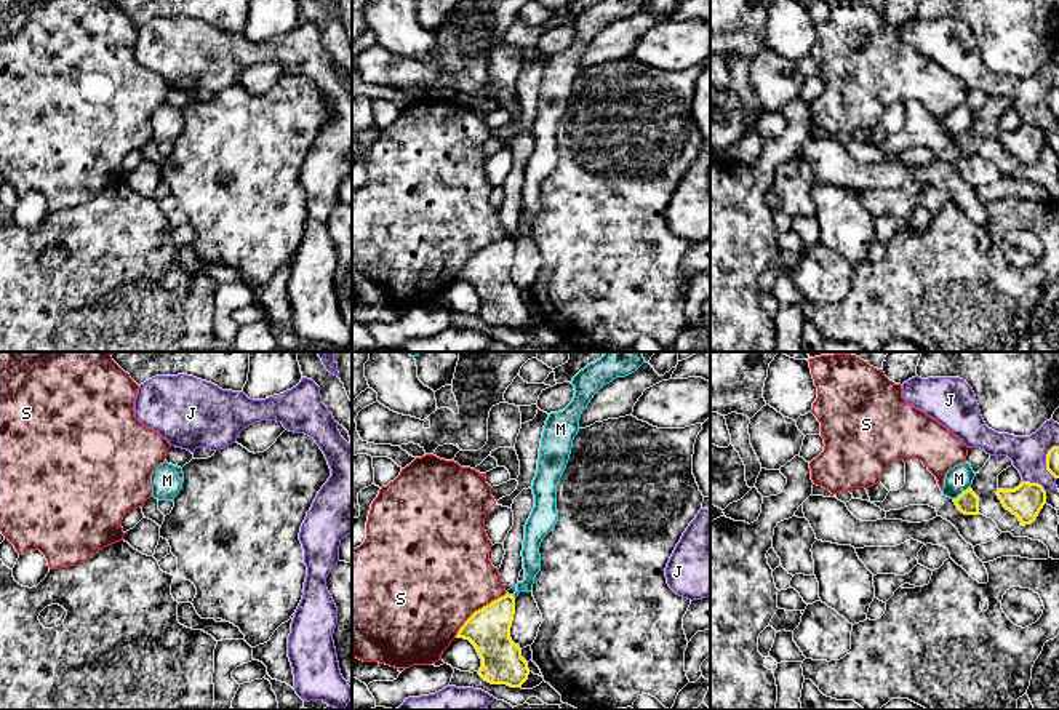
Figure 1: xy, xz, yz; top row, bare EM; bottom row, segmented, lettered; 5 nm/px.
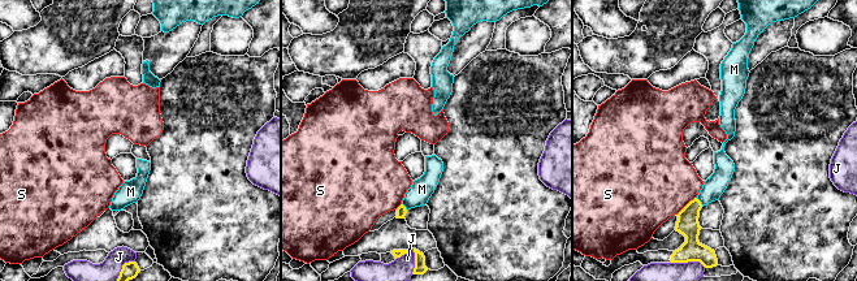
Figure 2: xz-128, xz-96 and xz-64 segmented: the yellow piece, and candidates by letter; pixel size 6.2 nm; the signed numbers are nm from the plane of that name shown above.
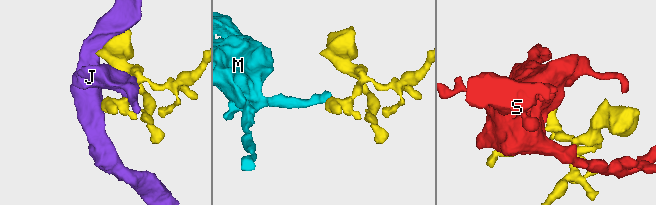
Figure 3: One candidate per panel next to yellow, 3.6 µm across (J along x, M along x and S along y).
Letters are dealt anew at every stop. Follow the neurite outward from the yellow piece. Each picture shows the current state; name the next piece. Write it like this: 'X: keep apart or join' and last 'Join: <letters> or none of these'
J: keep apart
M: keep apart
S: keep apart
Join: none of these

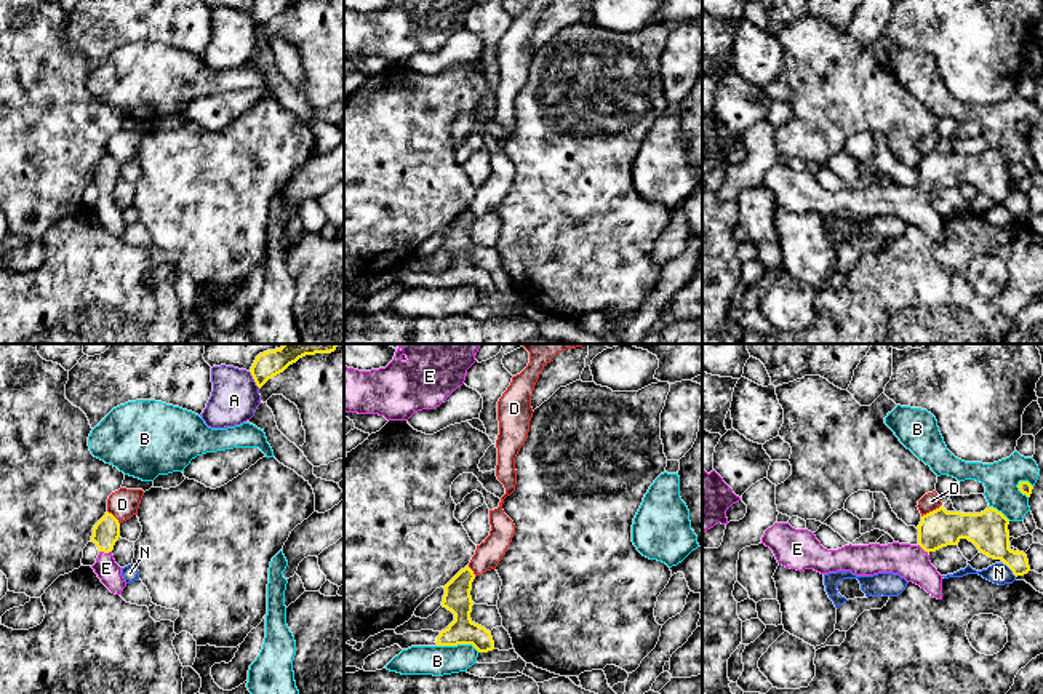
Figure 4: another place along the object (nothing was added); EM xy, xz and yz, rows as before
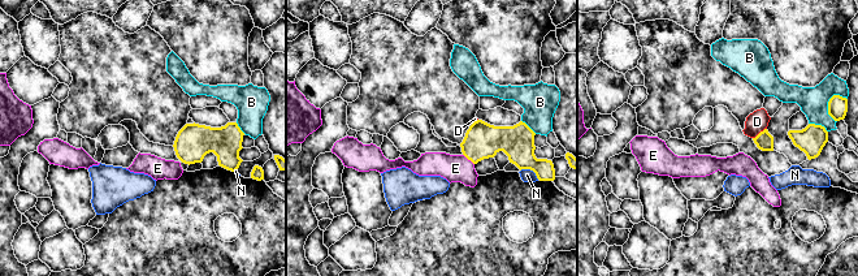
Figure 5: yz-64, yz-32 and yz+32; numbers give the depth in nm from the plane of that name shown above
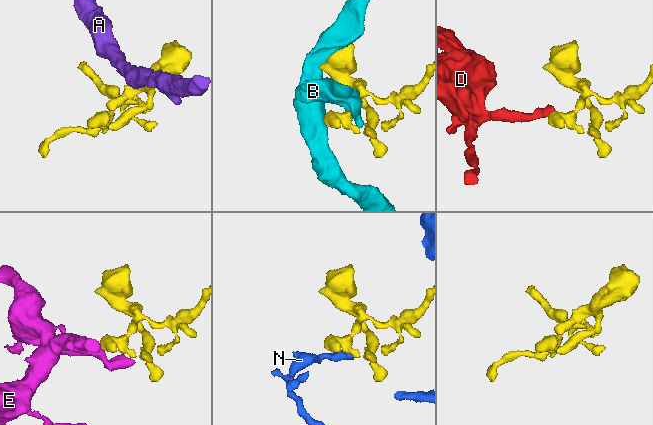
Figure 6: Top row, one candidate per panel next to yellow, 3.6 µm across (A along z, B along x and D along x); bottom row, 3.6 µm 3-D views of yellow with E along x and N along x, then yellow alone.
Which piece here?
A: keep apart
B: keep apart
D: keep apart
E: join
N: keep apart
Join: E

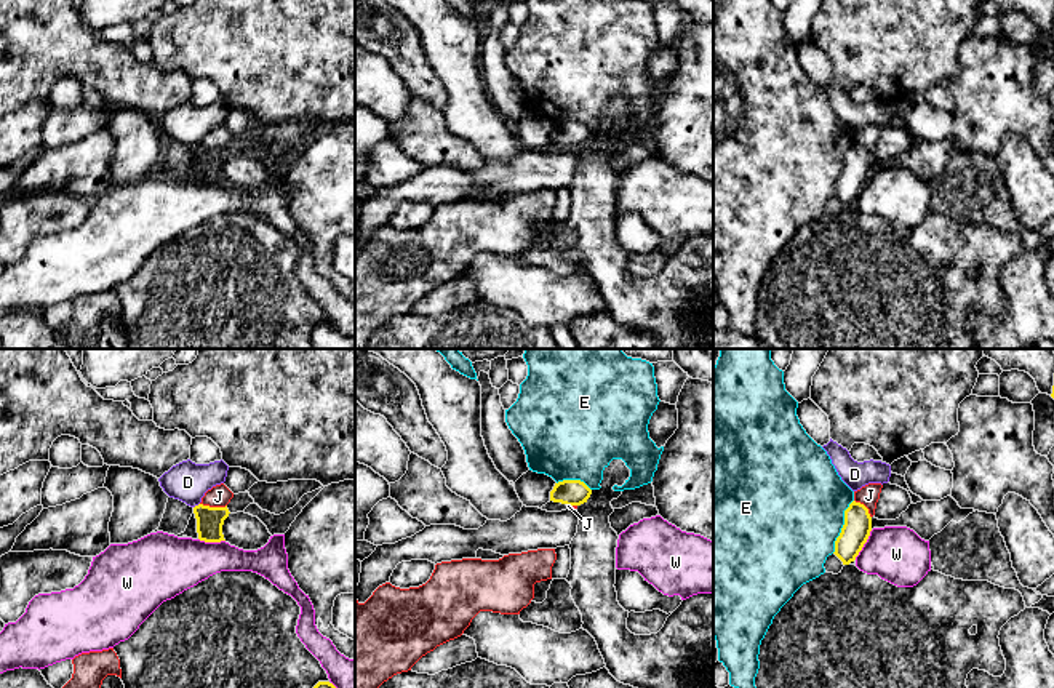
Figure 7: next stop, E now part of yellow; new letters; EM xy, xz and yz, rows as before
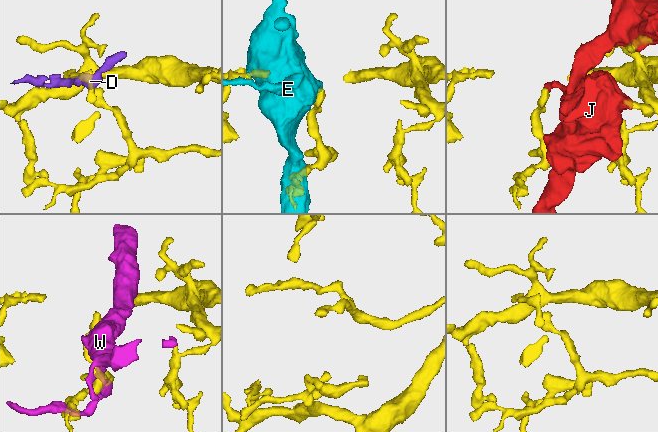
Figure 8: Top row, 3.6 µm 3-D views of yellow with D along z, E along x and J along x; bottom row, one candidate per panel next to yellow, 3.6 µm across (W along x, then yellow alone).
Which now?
D: keep apart
E: keep apart
J: keep apart
W: keep apart
Join: none of these

